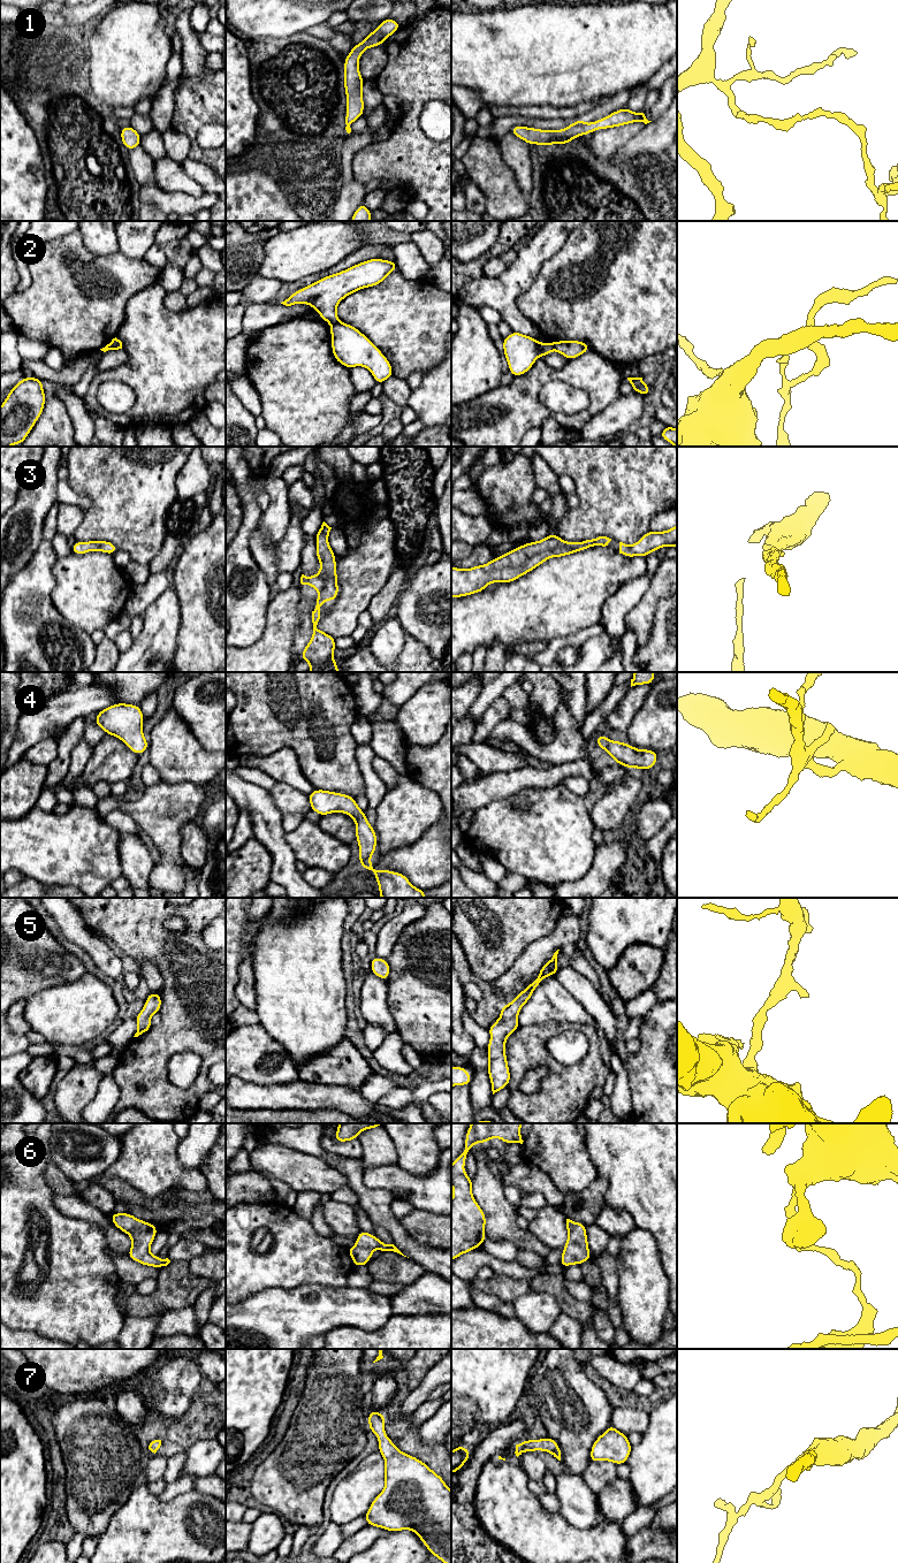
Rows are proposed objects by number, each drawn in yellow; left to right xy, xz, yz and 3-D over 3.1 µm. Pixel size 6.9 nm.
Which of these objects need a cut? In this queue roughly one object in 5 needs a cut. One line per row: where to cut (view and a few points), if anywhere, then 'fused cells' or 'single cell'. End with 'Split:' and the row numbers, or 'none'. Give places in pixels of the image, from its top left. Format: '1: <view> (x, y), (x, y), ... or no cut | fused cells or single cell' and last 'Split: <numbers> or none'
1: no cut | single cell
2: xz (339, 320), (332, 325) | fused cells
3: no cut | single cell
4: no cut | single cell
5: no cut | single cell
6: no cut | single cell
7: no cut | single cell
Split: 2

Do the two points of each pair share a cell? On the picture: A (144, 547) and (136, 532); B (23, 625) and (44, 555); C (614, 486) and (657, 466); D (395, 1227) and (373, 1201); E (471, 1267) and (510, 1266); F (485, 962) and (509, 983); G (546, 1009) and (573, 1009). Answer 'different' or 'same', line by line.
A: same
B: same
C: same
D: same
E: same
F: different
G: same

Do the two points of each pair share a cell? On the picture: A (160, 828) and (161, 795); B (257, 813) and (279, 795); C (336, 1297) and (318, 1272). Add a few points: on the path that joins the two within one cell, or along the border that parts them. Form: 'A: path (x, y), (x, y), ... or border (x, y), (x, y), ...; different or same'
A: path (161, 820), (161, 803); same
B: border (267, 791), (273, 805), (281, 815); different
C: border (301, 1286), (330, 1285), (345, 1287); different

